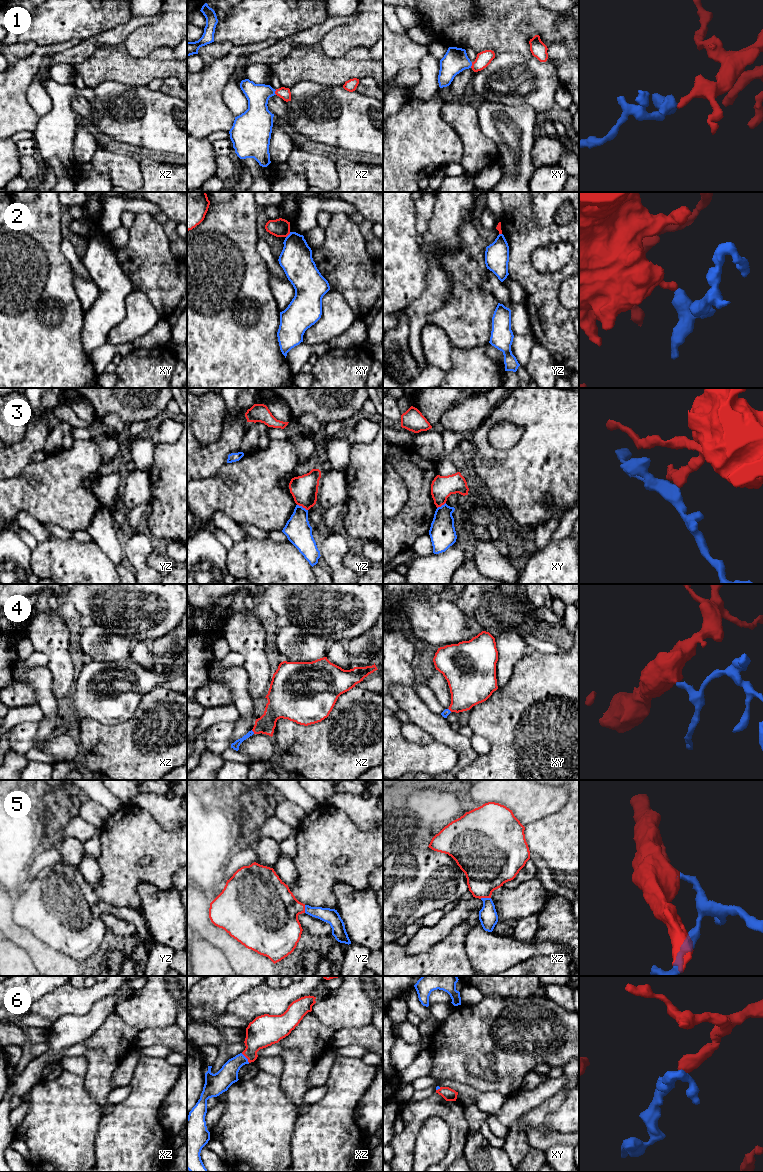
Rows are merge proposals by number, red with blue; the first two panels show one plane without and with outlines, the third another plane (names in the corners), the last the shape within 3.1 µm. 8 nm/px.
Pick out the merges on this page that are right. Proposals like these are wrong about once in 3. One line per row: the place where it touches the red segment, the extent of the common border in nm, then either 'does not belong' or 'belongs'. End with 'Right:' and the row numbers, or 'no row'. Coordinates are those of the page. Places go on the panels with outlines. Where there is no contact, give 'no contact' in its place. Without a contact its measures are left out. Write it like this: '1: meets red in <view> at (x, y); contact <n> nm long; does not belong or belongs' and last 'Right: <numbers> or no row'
1: meets red in xy at (472, 65); contact 50 nm long; belongs
2: meets red in xy at (288, 234); contact 60 nm long; does not belong
3: meets red in yz at (302, 506); contact 100 nm long; does not belong
4: meets red in xz at (253, 731); contact 40 nm long; belongs
5: meets red in xz at (485, 897); contact 90 nm long; belongs
6: meets red in xz at (246, 1057); contact 100 nm long; belongs
Right: 1, 4, 5, 6

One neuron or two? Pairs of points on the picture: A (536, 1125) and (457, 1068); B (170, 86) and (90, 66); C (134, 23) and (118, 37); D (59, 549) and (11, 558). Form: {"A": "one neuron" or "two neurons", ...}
{"A": "two neurons", "B": "two neurons", "C": "one neuron", "D": "two neurons"}

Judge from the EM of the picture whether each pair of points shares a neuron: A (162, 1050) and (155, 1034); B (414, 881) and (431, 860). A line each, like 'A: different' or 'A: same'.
A: different
B: same

